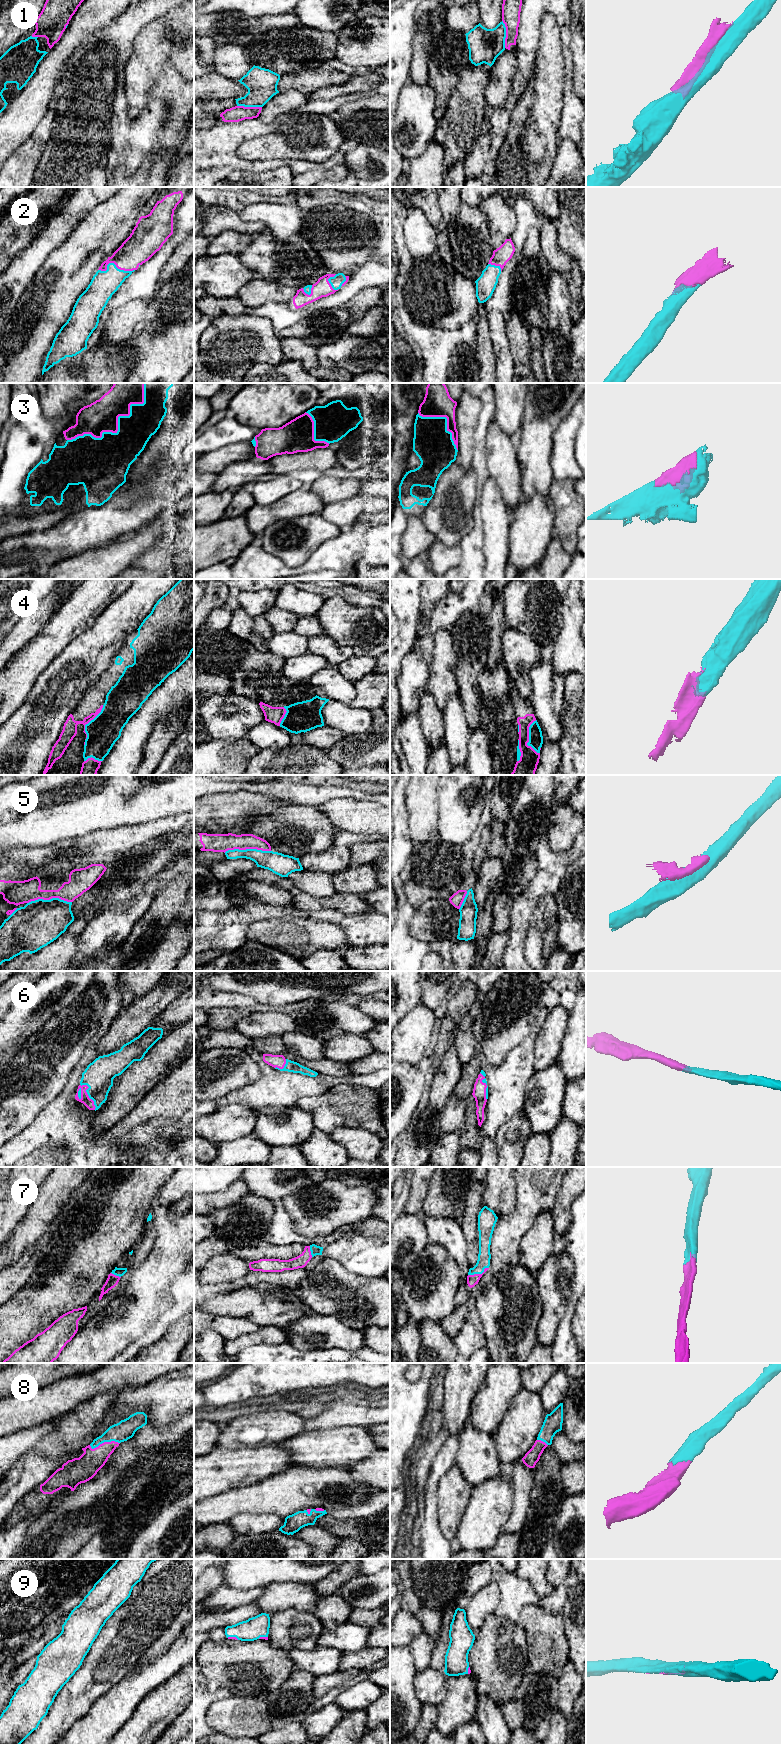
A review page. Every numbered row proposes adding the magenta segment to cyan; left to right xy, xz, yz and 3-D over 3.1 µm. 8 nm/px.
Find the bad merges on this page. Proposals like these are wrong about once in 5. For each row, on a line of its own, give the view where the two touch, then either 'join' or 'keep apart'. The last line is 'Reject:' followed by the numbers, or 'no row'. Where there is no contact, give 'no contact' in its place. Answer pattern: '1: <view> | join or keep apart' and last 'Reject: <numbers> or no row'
1: yz | keep apart
2: xy | join
3: xy | join
4: yz | join
5: xz | keep apart
6: xy | join
7: yz | join
8: xy | join
9: xz | join
Reject: 1, 5

